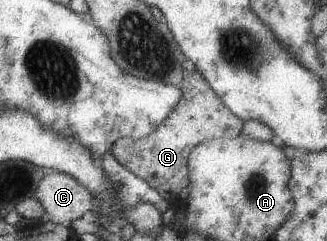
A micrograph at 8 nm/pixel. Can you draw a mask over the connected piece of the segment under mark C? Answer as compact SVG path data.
M54 171L41 178L33 194L51 224L70 224L73 219L88 216L92 209L92 196L88 188L73 176Z

